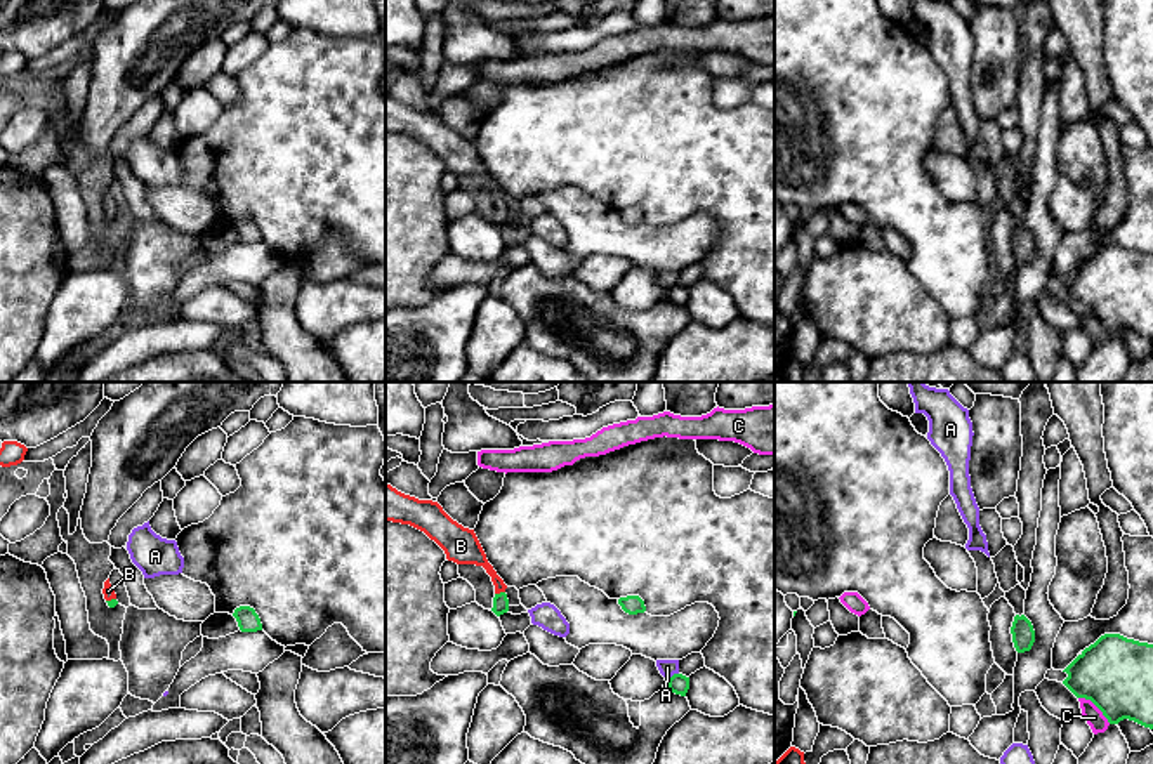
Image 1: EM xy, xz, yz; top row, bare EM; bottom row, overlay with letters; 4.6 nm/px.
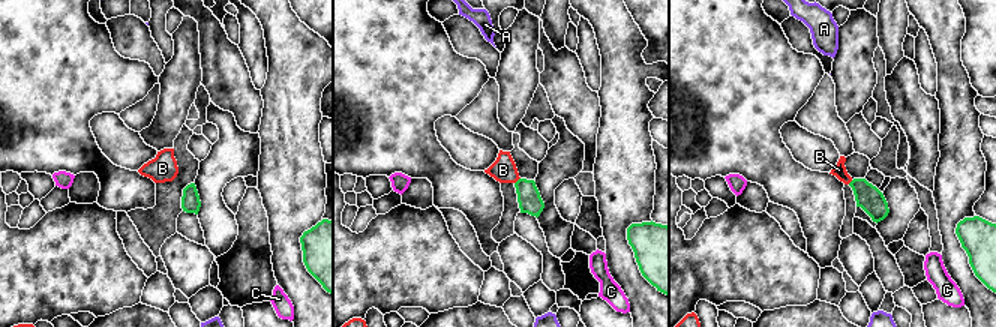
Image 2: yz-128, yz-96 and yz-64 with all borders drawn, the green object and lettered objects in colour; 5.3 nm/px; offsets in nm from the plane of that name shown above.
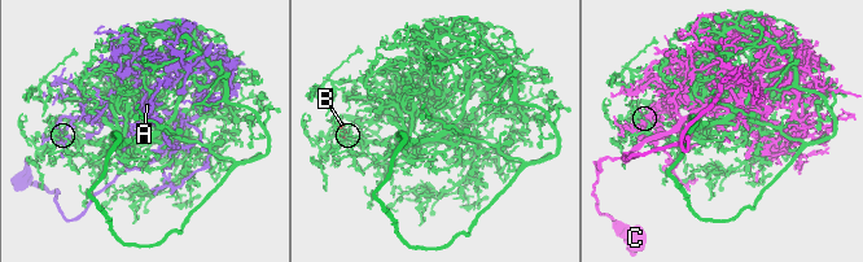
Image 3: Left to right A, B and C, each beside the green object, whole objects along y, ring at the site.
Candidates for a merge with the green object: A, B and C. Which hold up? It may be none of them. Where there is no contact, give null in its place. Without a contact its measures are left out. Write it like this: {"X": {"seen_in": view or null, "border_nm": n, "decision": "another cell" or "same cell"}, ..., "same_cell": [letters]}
{"A": {"seen_in": "xz", "border_nm": 60, "decision": "another cell"}, "B": {"seen_in": "xz", "border_nm": 50, "decision": "same cell"}, "C": {"seen_in": "yz", "border_nm": 200, "decision": "another cell"}, "same_cell": ["B"]}

